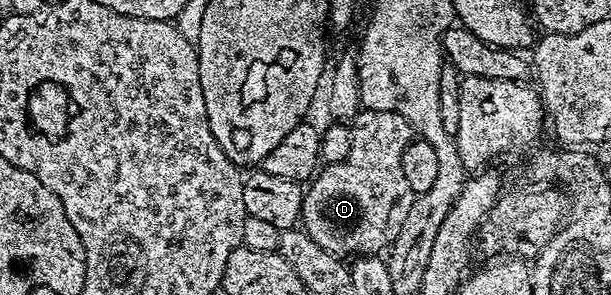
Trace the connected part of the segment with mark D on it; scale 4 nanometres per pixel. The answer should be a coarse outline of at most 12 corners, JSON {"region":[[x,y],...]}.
{"region":[[374,110],[306,188],[303,231],[341,258],[391,249],[414,199],[412,123]]}

